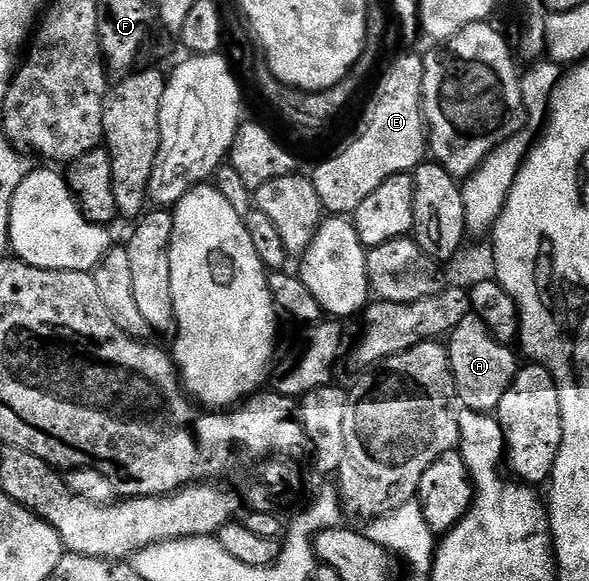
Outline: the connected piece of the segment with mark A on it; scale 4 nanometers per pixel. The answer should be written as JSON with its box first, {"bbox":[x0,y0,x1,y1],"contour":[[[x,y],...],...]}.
{"bbox":[446,313,518,414],"contour":[[[474,313],[468,314],[466,320],[462,320],[462,324],[458,324],[458,328],[447,335],[446,345],[459,405],[479,414],[492,414],[498,404],[502,404],[506,388],[514,384],[518,369],[517,351],[512,346],[498,344],[490,328],[486,328],[486,324],[482,324],[482,320]]]}

